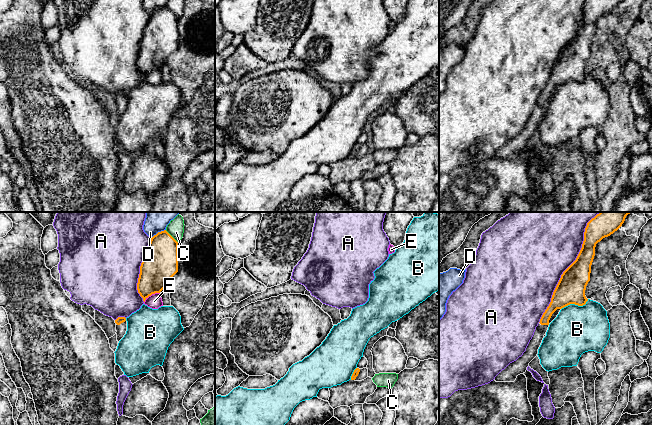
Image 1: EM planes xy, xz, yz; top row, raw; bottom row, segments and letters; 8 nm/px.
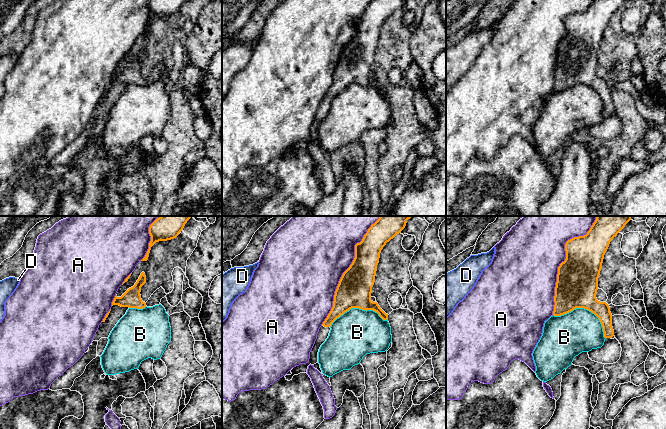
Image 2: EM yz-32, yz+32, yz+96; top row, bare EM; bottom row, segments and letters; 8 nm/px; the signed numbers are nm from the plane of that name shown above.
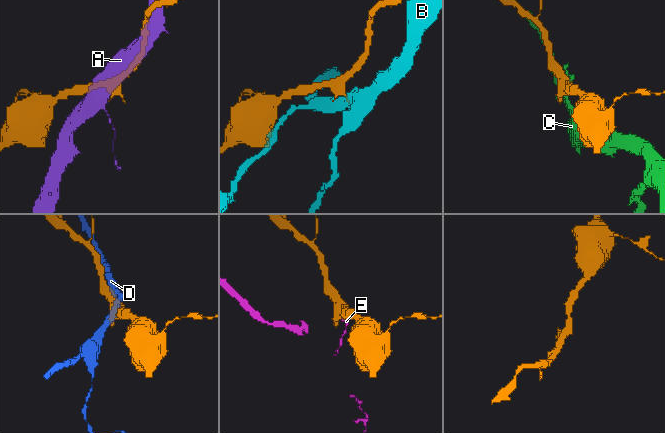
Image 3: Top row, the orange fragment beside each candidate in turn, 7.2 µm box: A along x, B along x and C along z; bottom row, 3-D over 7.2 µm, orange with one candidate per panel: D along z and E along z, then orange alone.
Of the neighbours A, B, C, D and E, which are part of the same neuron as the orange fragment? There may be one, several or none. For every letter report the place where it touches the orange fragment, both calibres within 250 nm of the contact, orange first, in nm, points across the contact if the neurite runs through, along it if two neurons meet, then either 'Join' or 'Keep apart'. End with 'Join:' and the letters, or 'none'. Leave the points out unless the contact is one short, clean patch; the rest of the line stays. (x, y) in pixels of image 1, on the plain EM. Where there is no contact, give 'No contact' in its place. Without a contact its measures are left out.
A: Touches orange at yz (563, 49). Thickness 220 nm (orange) against 480 nm. Keep apart
B: Touches orange at yz (575, 80). Thickness 220 nm (orange) against 380 nm. Keep apart
C: Touches orange at xy (171, 12). Thickness 280 nm (orange) against 110 nm. Keep apart
D: Touches orange at xy (158, 8). Thickness 280 nm (orange) against 100 nm. Keep apart
E: Touches orange at xy (151, 70). Thickness 280 nm (orange) against 120 nm. Boundary: xy (159, 68), (152, 69), (144, 78). Keep apart
Join: none

